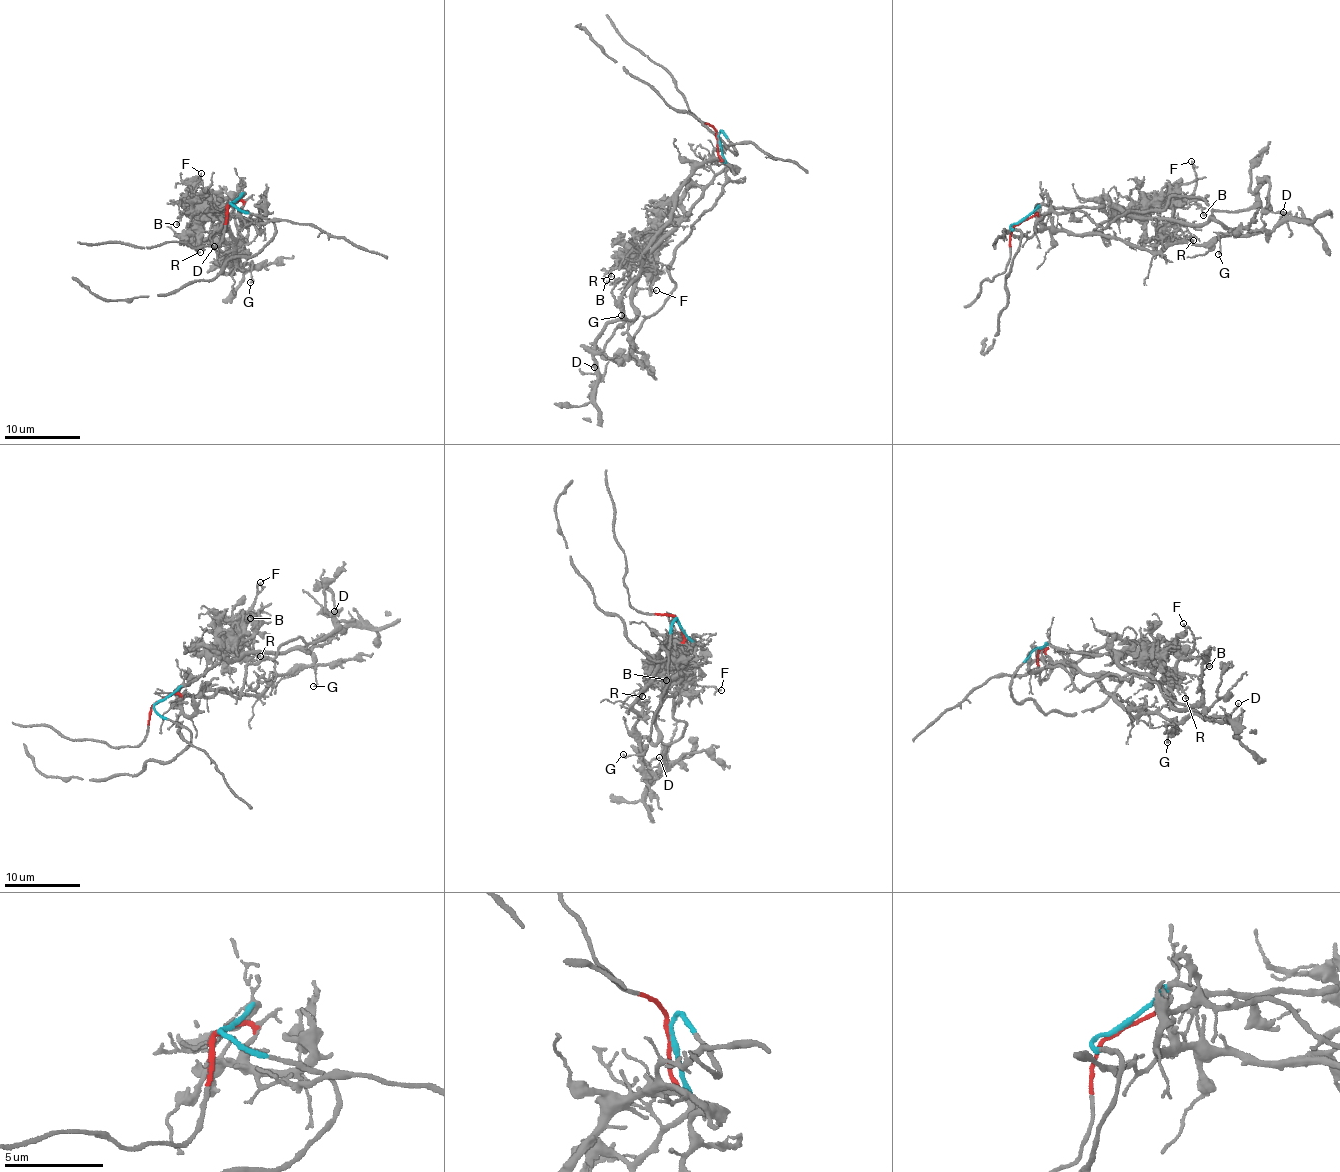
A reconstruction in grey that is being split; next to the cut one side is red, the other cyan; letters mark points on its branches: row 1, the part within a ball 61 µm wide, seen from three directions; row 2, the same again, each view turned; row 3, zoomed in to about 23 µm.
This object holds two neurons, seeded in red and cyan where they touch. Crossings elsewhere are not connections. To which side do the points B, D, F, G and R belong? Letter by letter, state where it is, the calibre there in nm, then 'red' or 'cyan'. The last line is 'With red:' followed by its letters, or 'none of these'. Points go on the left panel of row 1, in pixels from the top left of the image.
B: (176, 224) | 110 nm | cyan
D: (214, 246) | 140 nm | cyan
F: (201, 173) | 120 nm | cyan
G: (250, 282) | 180 nm | red
R: (200, 252) | 170 nm | cyan
With red: G

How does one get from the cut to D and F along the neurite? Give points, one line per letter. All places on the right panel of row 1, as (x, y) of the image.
D: (1019, 222), (1042, 205), (1115, 205), (1185, 224), (1215, 219), (1250, 236), (1273, 228), (1283, 211)
F: (1019, 222), (1042, 205), (1135, 209), (1148, 198), (1183, 198), (1196, 179), (1190, 160)

